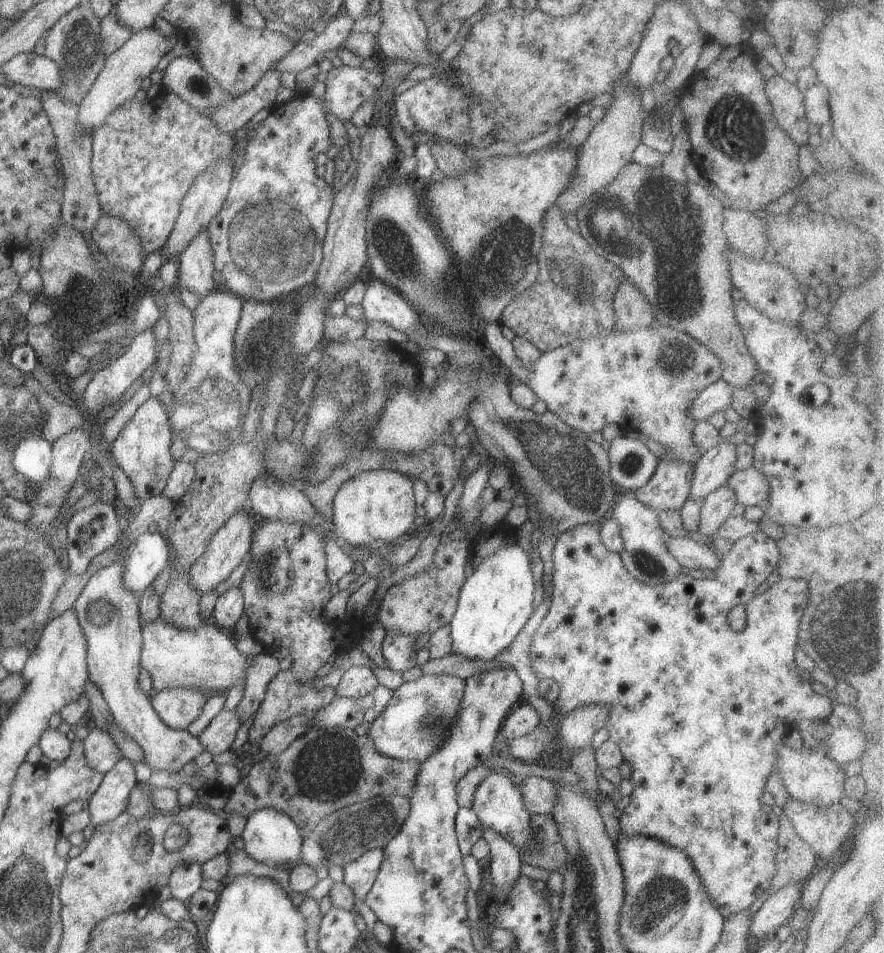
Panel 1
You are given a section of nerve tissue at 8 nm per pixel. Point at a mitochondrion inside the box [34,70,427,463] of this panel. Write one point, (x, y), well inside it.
(271, 238)

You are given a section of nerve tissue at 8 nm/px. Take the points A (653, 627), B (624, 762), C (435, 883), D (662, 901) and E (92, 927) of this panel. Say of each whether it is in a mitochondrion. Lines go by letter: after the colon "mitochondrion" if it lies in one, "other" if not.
A: other
B: other
C: other
D: mitochondrion
E: other

